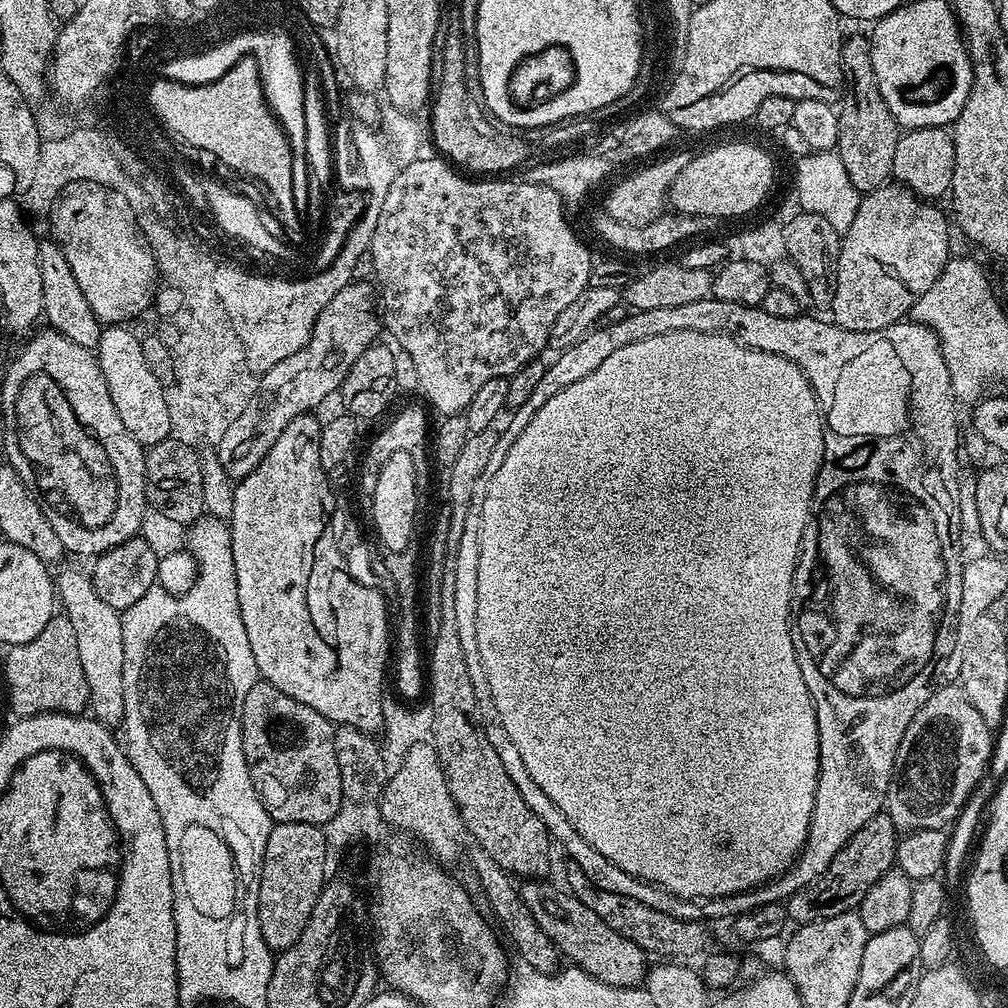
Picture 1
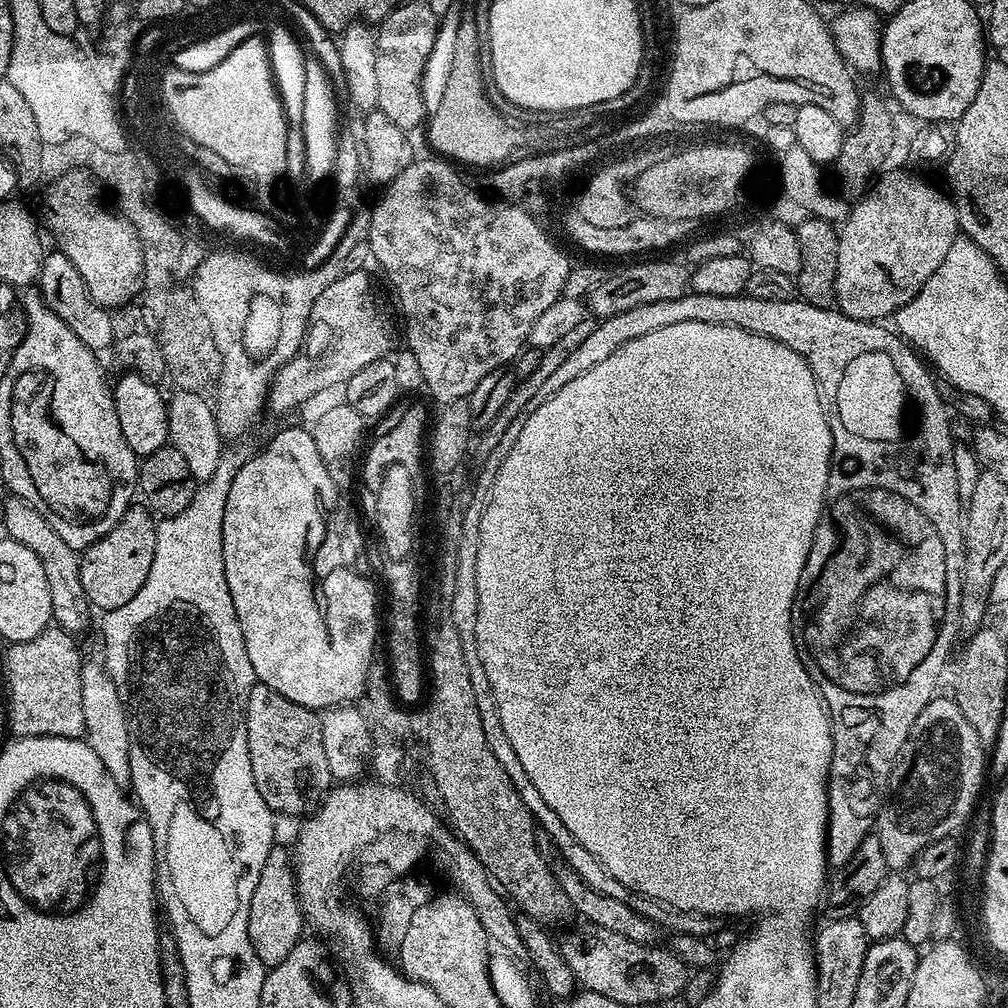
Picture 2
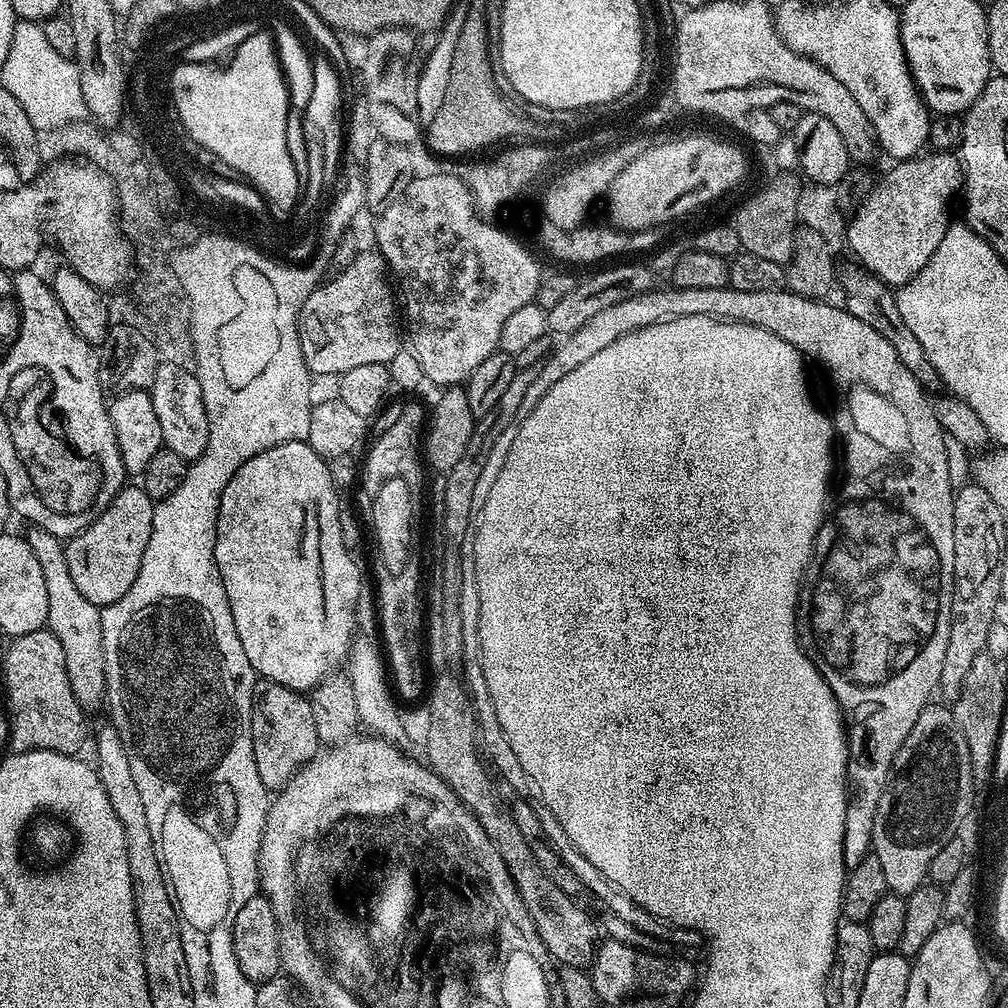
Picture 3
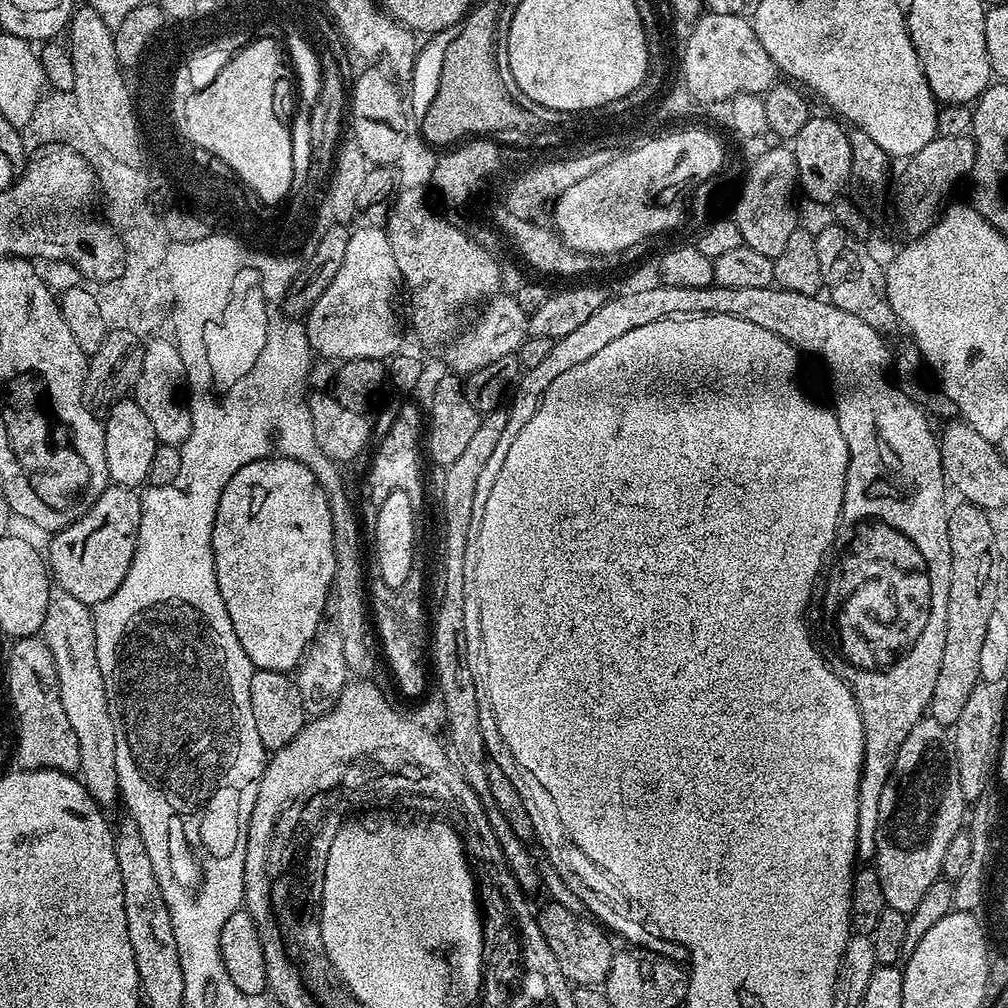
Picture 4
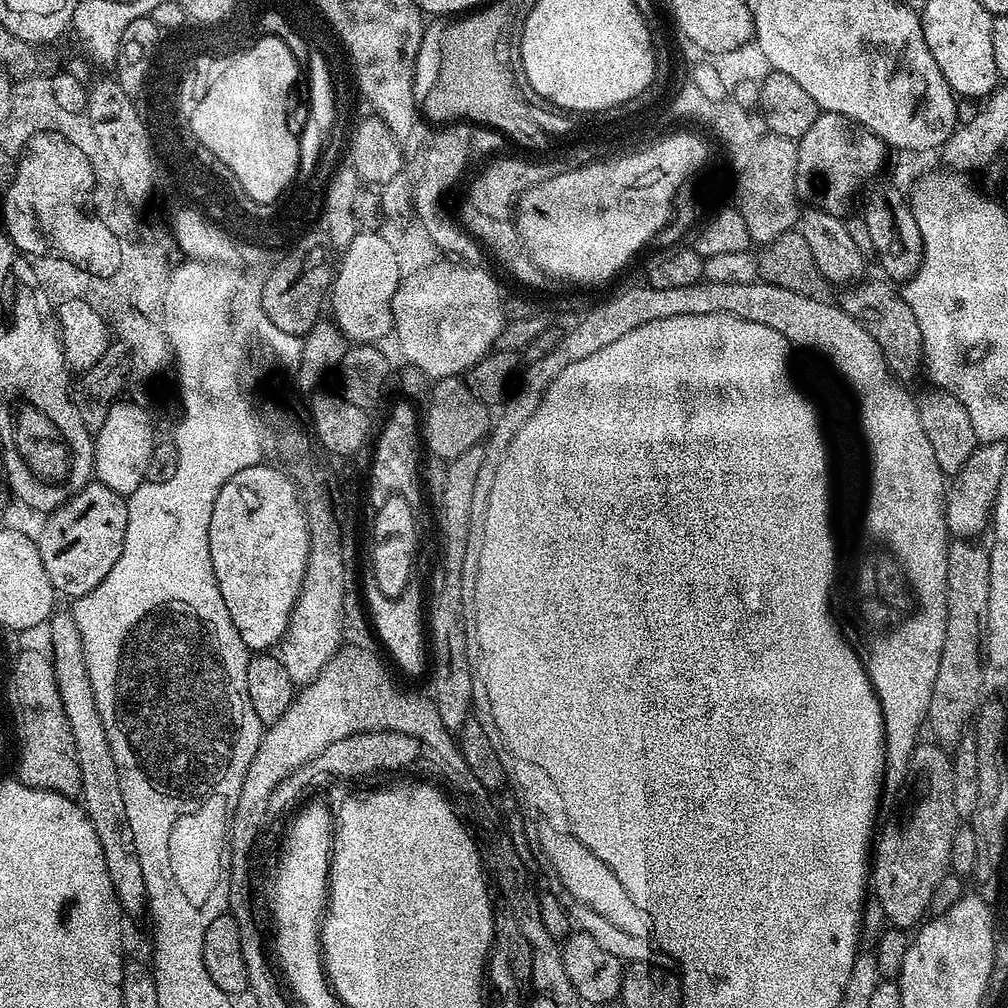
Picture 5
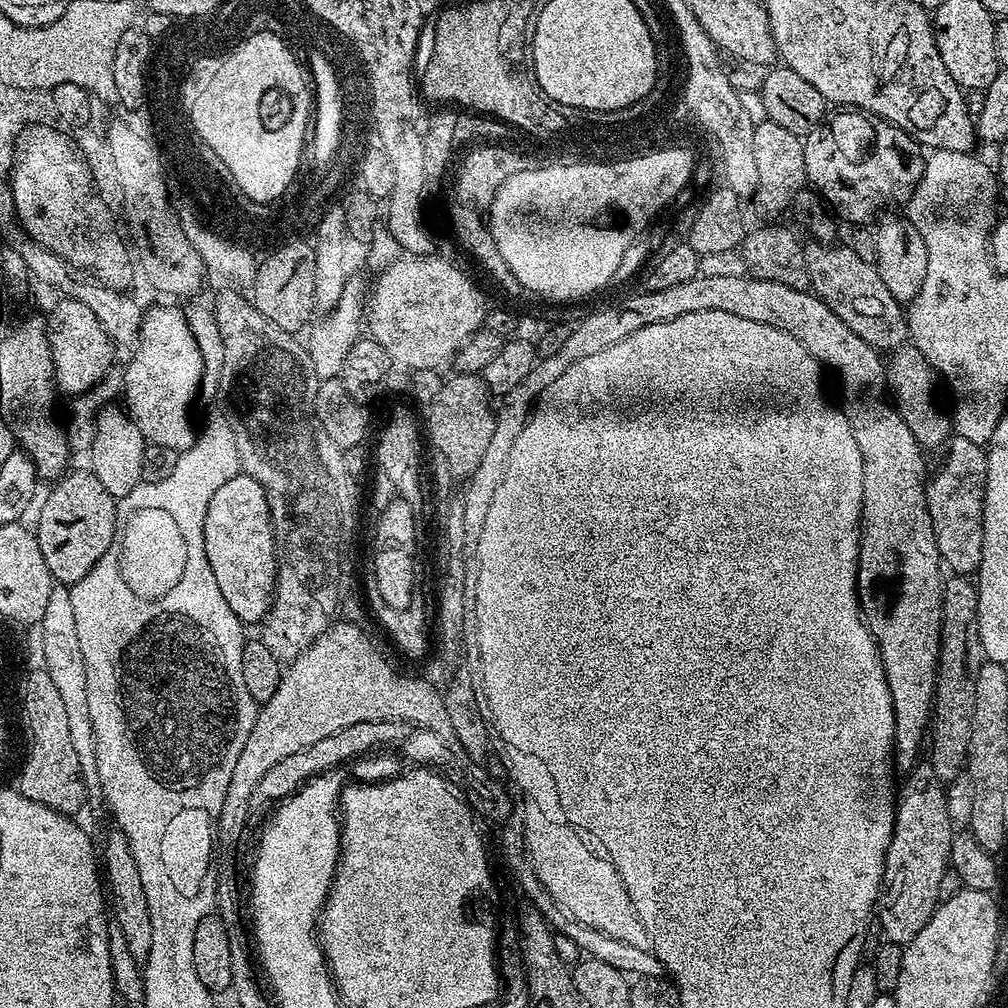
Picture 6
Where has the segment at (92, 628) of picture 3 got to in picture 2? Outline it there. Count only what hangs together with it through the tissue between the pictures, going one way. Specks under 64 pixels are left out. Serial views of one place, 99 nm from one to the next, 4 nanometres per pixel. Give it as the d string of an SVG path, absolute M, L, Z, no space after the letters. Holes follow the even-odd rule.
M14 495L7 497L4 504L4 528L7 539L14 542L22 542L34 554L38 554L38 562L42 562L42 571L46 574L46 586L50 586L50 606L52 607L52 619L64 631L73 634L81 634L88 628L88 615L93 614L94 608L86 598L86 590L82 590L82 578L80 577L81 553L72 548L66 542L62 542L58 530L34 510L34 506L27 504L22 498Z

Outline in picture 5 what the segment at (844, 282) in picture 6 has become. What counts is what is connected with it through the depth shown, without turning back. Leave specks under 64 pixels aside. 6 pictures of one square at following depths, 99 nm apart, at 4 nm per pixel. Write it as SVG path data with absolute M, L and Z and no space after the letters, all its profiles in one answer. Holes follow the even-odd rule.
M883 279L867 280L849 287L845 291L849 292L838 300L839 307L864 329L869 340L879 346L893 377L901 381L908 380L915 374L916 367L921 367L924 359L924 343L922 330L918 330L918 318L914 318L914 310L910 310L910 306L897 289L896 292L892 289L895 287L891 283Z

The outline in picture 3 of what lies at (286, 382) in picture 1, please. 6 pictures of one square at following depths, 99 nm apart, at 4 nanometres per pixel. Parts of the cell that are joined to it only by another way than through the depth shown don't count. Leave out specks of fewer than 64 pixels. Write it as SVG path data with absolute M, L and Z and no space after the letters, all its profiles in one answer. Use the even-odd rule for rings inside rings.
M361 251L358 258L350 266L335 273L336 276L332 280L330 278L317 285L317 288L303 303L297 324L303 358L313 375L333 374L333 376L339 376L346 370L366 366L367 363L387 364L402 347L396 318L398 304L397 301L396 304L394 302L396 296L390 281L388 267L380 253L371 251Z

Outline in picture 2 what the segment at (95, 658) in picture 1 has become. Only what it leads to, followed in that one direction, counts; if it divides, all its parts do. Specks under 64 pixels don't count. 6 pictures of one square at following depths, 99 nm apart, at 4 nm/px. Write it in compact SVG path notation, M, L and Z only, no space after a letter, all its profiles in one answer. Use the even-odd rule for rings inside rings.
M99 659L83 661L82 674L82 718L84 719L84 736L88 744L102 758L106 770L114 782L121 786L131 785L130 778L130 734L128 733L128 710L123 696L118 694L118 686L110 678L108 669Z

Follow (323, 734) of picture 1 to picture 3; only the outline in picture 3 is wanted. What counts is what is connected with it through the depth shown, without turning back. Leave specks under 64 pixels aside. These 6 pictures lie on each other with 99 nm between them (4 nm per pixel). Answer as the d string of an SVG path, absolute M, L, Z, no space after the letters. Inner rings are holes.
M257 679L252 698L252 741L258 778L262 778L265 788L269 790L283 788L288 779L303 764L313 760L322 748L314 726L311 699L281 684Z

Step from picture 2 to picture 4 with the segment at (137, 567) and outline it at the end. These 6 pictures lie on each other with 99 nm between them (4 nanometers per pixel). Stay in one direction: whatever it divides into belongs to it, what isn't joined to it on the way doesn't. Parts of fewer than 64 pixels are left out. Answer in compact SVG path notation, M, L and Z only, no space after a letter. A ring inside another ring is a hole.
M109 483L108 488L74 522L60 529L51 537L52 545L46 548L46 563L51 579L66 594L74 594L78 602L97 600L106 602L114 590L126 578L134 550L138 546L138 526L140 525L140 498L131 488L123 488Z

